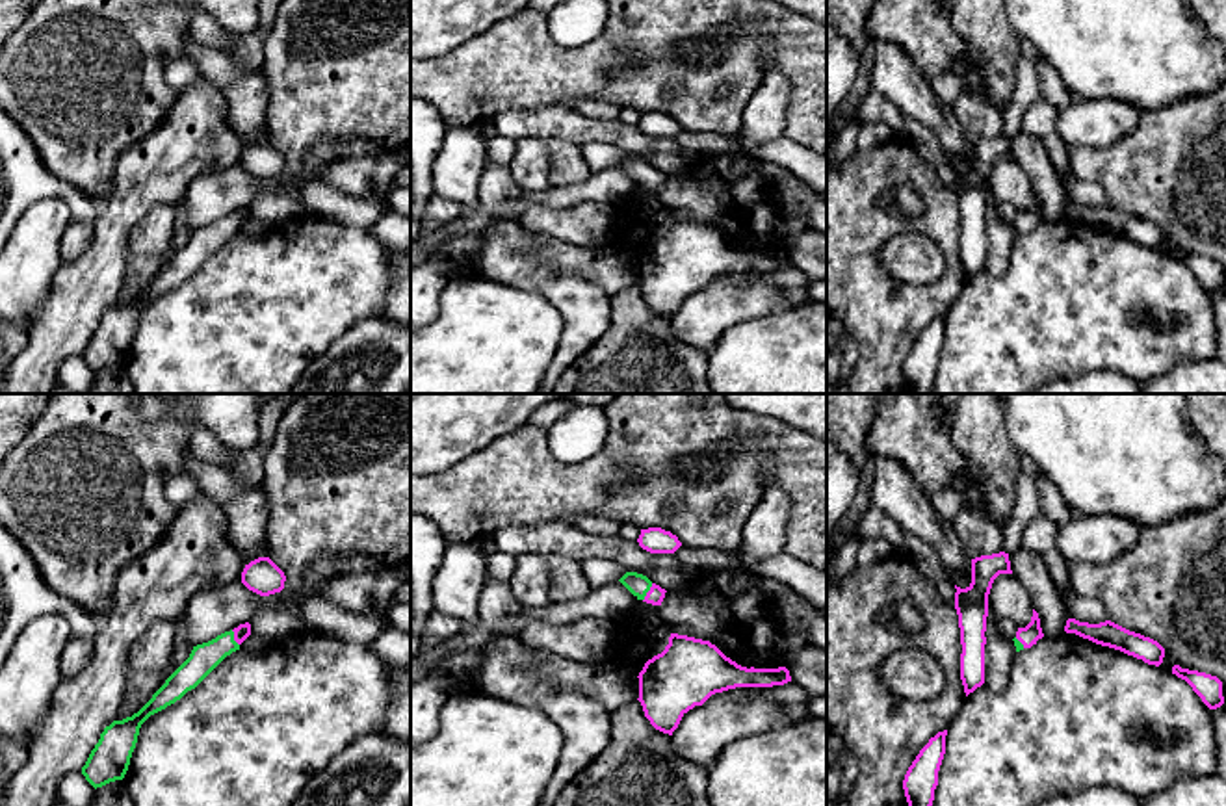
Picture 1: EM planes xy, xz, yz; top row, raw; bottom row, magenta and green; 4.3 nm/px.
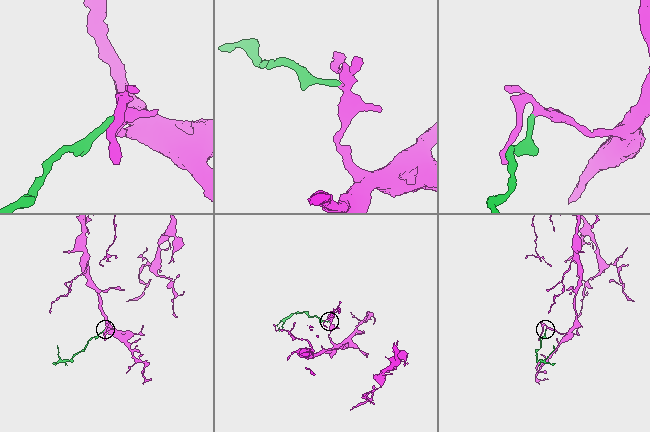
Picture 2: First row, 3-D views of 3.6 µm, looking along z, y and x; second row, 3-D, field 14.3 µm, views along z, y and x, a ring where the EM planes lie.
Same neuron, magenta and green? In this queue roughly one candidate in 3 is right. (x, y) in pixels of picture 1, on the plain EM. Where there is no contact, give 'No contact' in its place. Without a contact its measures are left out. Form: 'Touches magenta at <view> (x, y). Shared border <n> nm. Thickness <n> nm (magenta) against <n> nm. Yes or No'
Touches magenta at xz (647, 177). Shared border 90 nm. Thickness 70 nm (magenta) against 90 nm. Yes

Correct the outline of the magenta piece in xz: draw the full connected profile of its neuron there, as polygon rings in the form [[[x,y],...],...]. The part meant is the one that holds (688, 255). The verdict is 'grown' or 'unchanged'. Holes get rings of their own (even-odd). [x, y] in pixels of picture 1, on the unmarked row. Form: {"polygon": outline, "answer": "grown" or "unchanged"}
{"polygon": [[[671,217],[665,234],[639,256],[639,286],[650,308],[672,319],[682,301],[711,279],[736,271],[773,271],[791,266],[786,251],[747,253],[710,225]]], "answer": "unchanged"}

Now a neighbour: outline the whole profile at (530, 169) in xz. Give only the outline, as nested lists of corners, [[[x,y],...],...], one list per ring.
[[[522,137],[516,141],[516,154],[511,163],[511,175],[524,191],[544,191],[550,184],[550,156],[539,137]]]

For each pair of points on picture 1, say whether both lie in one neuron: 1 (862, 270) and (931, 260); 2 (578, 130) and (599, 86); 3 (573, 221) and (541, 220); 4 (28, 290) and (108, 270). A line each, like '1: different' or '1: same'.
1: different
2: different
3: same
4: different

